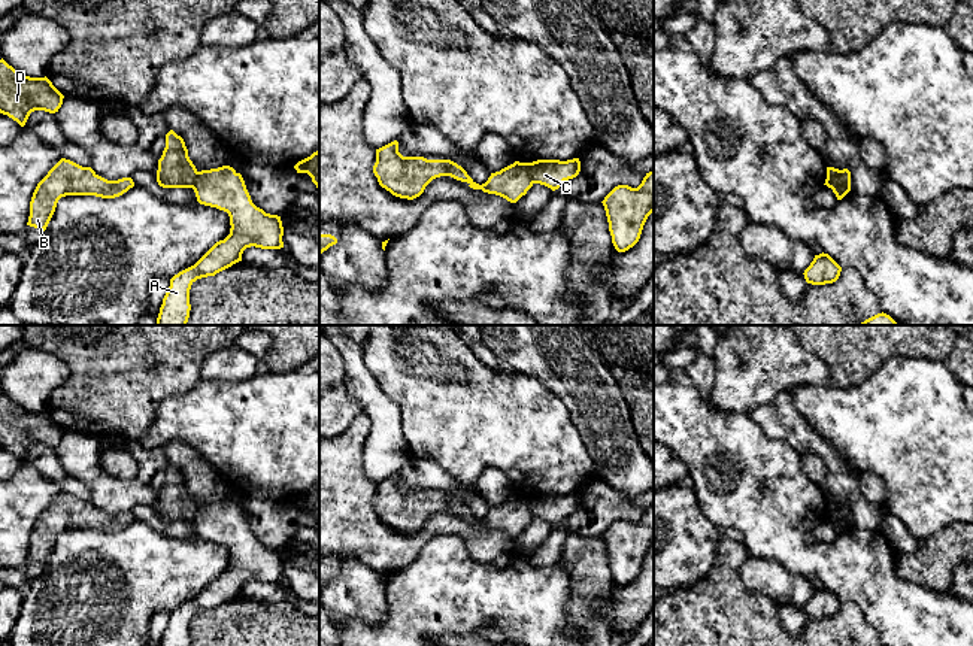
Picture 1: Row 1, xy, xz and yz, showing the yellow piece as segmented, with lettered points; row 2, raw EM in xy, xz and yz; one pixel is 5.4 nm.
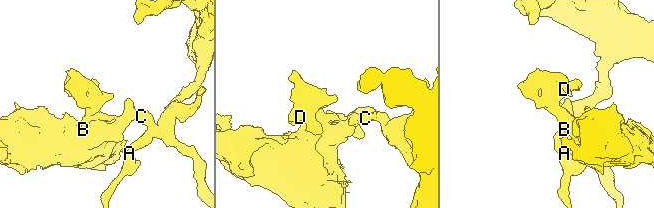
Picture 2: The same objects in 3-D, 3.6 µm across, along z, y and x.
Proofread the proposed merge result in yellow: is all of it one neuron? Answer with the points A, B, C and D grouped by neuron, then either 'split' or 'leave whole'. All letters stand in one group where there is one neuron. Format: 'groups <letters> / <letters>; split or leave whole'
groups A C / B D; split

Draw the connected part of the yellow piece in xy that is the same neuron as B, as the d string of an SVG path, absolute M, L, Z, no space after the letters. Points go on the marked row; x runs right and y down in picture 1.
M61 158L48 175L37 184L31 201L27 225L46 230L57 203L66 195L96 195L115 198L134 186L131 178L107 181L91 167L82 167L70 160Z

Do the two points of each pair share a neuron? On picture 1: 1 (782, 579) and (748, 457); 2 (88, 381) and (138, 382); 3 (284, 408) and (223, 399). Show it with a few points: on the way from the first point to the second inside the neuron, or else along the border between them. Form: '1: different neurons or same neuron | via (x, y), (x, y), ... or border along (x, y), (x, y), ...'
1: different neurons | border along (749, 557), (776, 560), (790, 572), (809, 579)
2: same neuron | via (100, 381), (126, 381)
3: same neuron | via (269, 408), (238, 408)

